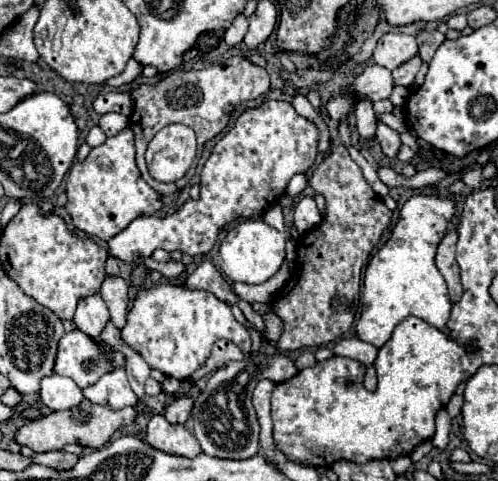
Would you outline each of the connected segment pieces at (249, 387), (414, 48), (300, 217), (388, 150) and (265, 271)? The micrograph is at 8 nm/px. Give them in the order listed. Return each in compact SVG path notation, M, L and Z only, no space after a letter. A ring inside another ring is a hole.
M275 352L271 356L249 354L241 362L229 362L217 368L207 380L207 386L201 388L199 396L195 398L195 406L191 412L195 422L193 432L201 444L201 450L215 458L233 458L233 460L243 460L259 454L259 420L251 402L253 388L263 378L285 382L295 374L297 368L293 360L281 352Z
M389 32L379 40L373 52L373 60L383 68L395 70L397 66L405 64L405 60L411 60L417 54L419 54L419 46L415 42L415 36Z
M303 196L297 200L295 208L295 226L299 230L299 234L305 234L309 230L315 230L319 224L321 224L321 216L319 216L319 210L315 206L315 200L311 196Z
M377 122L377 142L379 142L379 146L381 146L381 150L387 158L397 158L397 152L401 148L399 132L395 132L389 126Z
M245 220L237 224L233 230L229 230L225 240L221 242L219 258L221 272L227 274L233 282L263 284L281 268L285 260L285 232L275 230L263 220Z

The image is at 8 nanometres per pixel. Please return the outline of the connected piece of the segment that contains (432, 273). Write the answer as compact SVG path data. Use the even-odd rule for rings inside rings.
M417 194L405 202L391 238L369 260L365 270L363 312L355 326L357 336L363 342L381 348L391 338L393 328L407 316L417 316L439 330L445 328L451 312L451 302L445 280L435 266L435 250L443 240L453 216L453 200L439 200L435 196Z

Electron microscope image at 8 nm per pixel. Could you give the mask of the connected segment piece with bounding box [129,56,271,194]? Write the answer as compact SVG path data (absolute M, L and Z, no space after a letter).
M231 56L227 60L219 60L203 70L189 70L189 72L173 70L161 82L153 84L153 86L145 84L145 86L139 86L137 90L133 90L131 96L135 100L135 112L133 112L133 118L129 118L129 126L135 132L137 166L143 174L143 178L149 182L149 186L159 190L161 194L173 194L173 192L181 190L183 186L187 186L195 174L197 162L181 180L171 182L171 184L157 182L147 172L147 164L145 164L145 148L149 146L149 140L167 124L173 124L173 122L187 124L197 134L197 144L199 144L199 154L201 154L205 142L215 138L227 126L227 122L231 120L231 114L235 112L237 106L241 106L249 100L255 100L255 98L267 94L269 90L271 90L271 82L269 82L267 70L253 66L243 56Z

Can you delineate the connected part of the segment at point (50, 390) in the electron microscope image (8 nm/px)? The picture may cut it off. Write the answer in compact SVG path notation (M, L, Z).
M51 374L41 380L39 396L41 402L53 412L69 410L73 406L79 406L79 402L83 400L81 388L71 378L59 374Z

